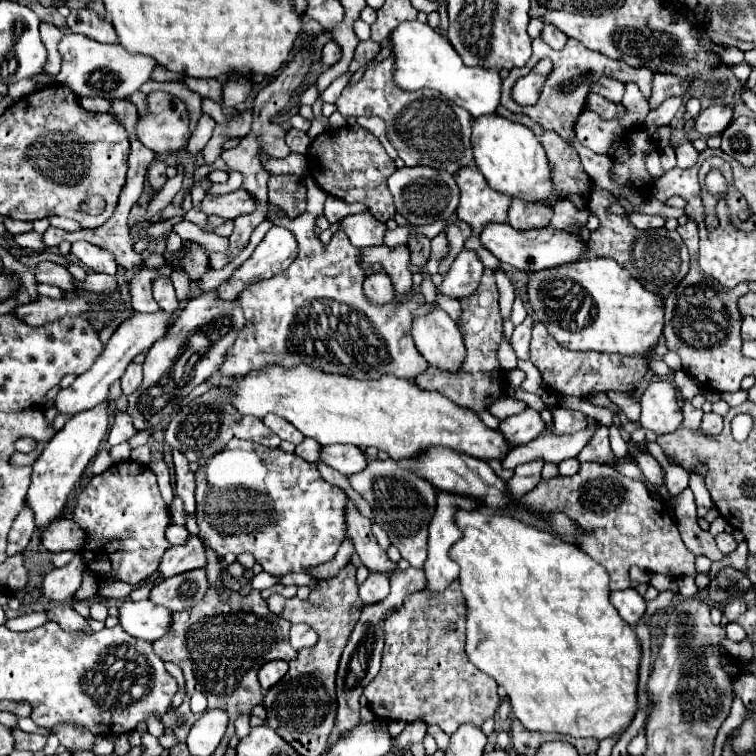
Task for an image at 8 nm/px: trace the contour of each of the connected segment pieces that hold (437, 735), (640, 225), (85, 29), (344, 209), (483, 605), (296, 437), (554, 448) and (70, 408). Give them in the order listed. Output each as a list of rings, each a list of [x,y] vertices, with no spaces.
[[[430,725],[430,727],[428,727],[428,733],[436,739],[438,749],[442,749],[442,751],[444,751],[444,749],[448,747],[448,743],[450,743],[450,735],[446,735],[442,729],[438,729],[436,725]]]
[[[642,213],[628,214],[628,221],[636,227],[636,229],[652,229],[652,227],[664,227],[664,219],[656,215],[647,215]]]
[[[86,7],[70,11],[70,15],[66,17],[66,25],[70,27],[72,33],[86,35],[94,41],[118,43],[118,35],[116,35],[114,27],[106,19],[100,19],[94,11],[90,11]]]
[[[328,197],[326,203],[324,203],[324,215],[326,215],[326,219],[328,219],[330,223],[338,223],[338,221],[342,221],[346,215],[354,215],[354,213],[362,213],[366,210],[366,205],[362,205],[362,203],[350,205],[350,203],[344,203],[344,201],[338,199],[338,197]]]
[[[458,511],[456,523],[462,529],[464,537],[452,547],[450,557],[460,565],[460,585],[468,607],[468,621],[466,621],[468,659],[480,671],[494,677],[494,681],[506,689],[506,695],[512,705],[512,713],[522,723],[524,729],[540,731],[540,733],[566,733],[570,737],[592,737],[596,741],[602,741],[606,737],[618,739],[620,733],[624,733],[630,727],[638,711],[636,701],[638,701],[638,671],[640,671],[642,647],[634,633],[634,627],[622,621],[622,617],[618,615],[618,611],[608,599],[610,579],[606,569],[598,561],[582,553],[578,547],[574,549],[574,545],[560,541],[556,535],[546,533],[544,529],[534,529],[534,525],[526,525],[506,515],[480,515],[480,511]]]
[[[268,415],[268,417],[264,419],[264,425],[270,427],[282,441],[290,441],[290,443],[298,445],[298,443],[304,439],[304,435],[298,433],[298,429],[296,429],[294,425],[290,425],[286,419],[282,419],[282,417],[278,417],[278,415]]]
[[[594,421],[592,427],[586,427],[574,435],[554,435],[550,431],[542,433],[528,445],[520,445],[510,449],[510,453],[502,459],[504,469],[516,469],[524,461],[536,461],[542,459],[546,463],[560,463],[570,457],[578,457],[578,453],[586,447],[586,443],[594,437],[594,431],[600,427],[598,421]]]
[[[158,311],[158,313],[134,313],[110,337],[110,343],[104,345],[102,353],[98,355],[98,359],[94,361],[94,365],[90,367],[90,371],[86,371],[84,375],[76,377],[76,381],[68,389],[60,389],[60,393],[56,395],[56,401],[54,401],[56,411],[64,413],[64,415],[76,415],[80,411],[86,411],[86,409],[90,409],[90,407],[106,401],[110,385],[124,375],[124,371],[130,365],[130,361],[136,355],[146,353],[158,339],[166,337],[166,333],[170,331],[172,325],[174,325],[172,313],[166,313],[166,311]]]

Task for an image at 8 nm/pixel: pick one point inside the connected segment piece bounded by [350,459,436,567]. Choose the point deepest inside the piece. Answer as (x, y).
(402, 504)

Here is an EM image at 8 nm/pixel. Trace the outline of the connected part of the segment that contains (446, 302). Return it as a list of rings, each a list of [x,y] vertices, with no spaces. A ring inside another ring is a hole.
[[[440,293],[436,295],[436,299],[438,299],[440,307],[442,307],[454,321],[458,321],[458,315],[460,315],[460,301],[456,301],[456,299],[448,299],[448,297],[440,297]]]

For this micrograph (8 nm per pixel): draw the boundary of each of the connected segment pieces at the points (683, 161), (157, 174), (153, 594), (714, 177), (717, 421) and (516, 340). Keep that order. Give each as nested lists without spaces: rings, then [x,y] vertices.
[[[686,141],[680,147],[676,147],[676,157],[678,157],[678,167],[680,169],[690,169],[698,161],[698,151],[694,149],[694,145],[690,141]]]
[[[160,157],[152,159],[150,165],[148,165],[146,177],[148,177],[150,187],[156,189],[156,191],[160,191],[164,187],[164,183],[166,183],[166,163]]]
[[[194,569],[188,573],[180,573],[176,577],[170,577],[156,585],[150,591],[150,601],[156,605],[164,605],[172,611],[184,611],[198,601],[204,599],[208,589],[206,581],[206,571],[204,569]]]
[[[712,171],[708,177],[706,177],[706,187],[712,191],[712,193],[722,193],[726,191],[726,181],[722,175],[718,175],[716,171]]]
[[[704,413],[700,423],[700,433],[704,435],[718,435],[722,431],[722,417],[716,413]]]
[[[528,315],[520,325],[514,327],[512,333],[512,347],[518,359],[530,359],[530,331],[532,331],[532,315]]]

